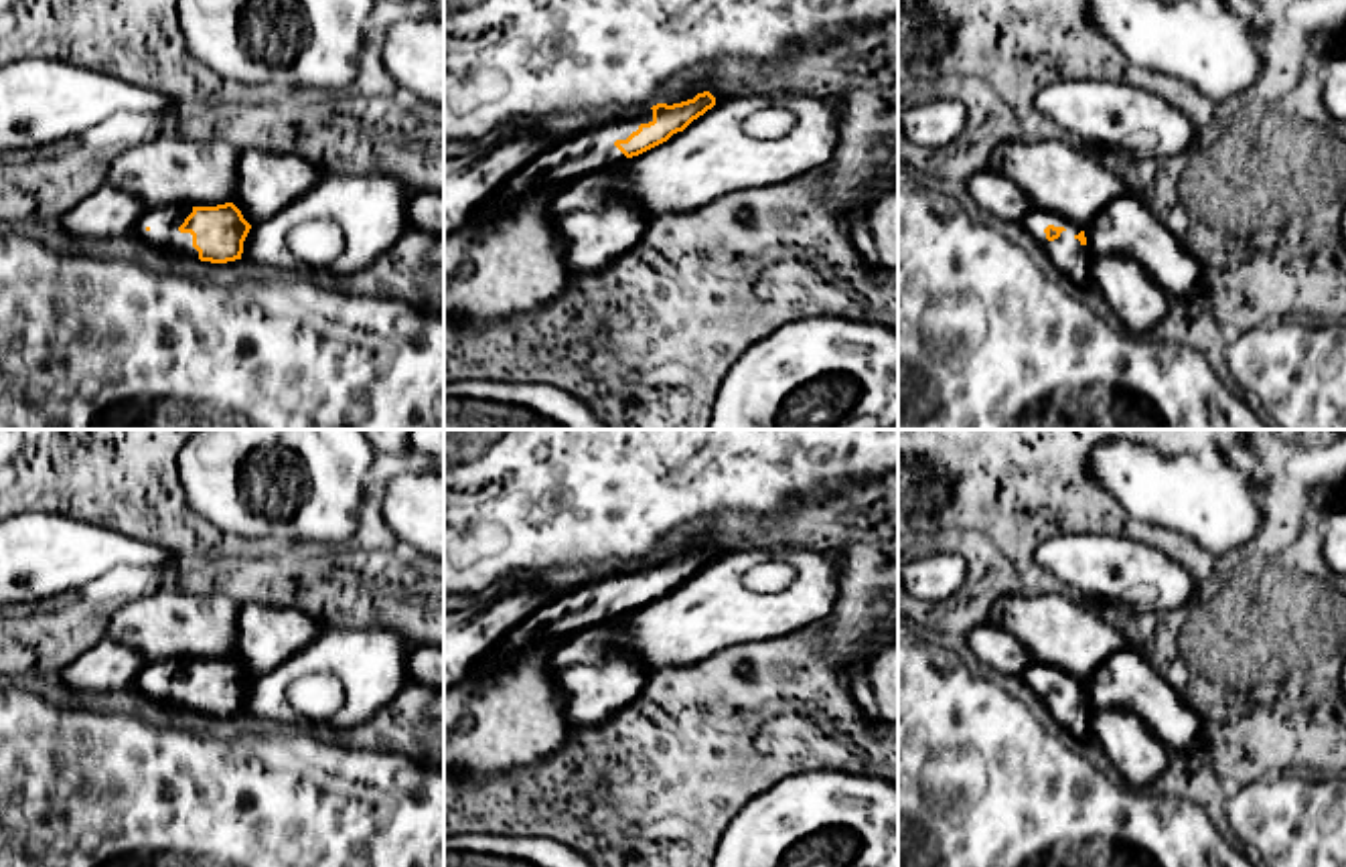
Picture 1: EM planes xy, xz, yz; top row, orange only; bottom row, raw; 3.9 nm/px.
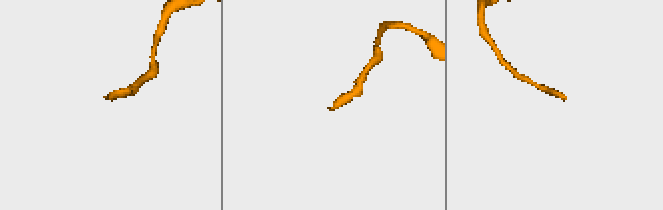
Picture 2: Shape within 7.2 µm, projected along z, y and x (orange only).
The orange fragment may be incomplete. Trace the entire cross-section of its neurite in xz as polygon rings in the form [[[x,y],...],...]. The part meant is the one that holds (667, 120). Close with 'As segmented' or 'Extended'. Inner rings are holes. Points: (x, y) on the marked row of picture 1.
[[[703,91],[693,99],[673,105],[657,103],[651,109],[639,109],[630,120],[604,124],[553,144],[511,174],[499,192],[482,205],[482,211],[493,217],[523,203],[541,188],[564,188],[592,172],[620,166],[628,158],[667,142],[677,132],[683,132],[714,105],[716,97],[709,91]]]. Extended

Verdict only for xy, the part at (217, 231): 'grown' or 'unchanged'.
grown

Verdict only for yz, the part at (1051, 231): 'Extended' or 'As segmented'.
Extended

